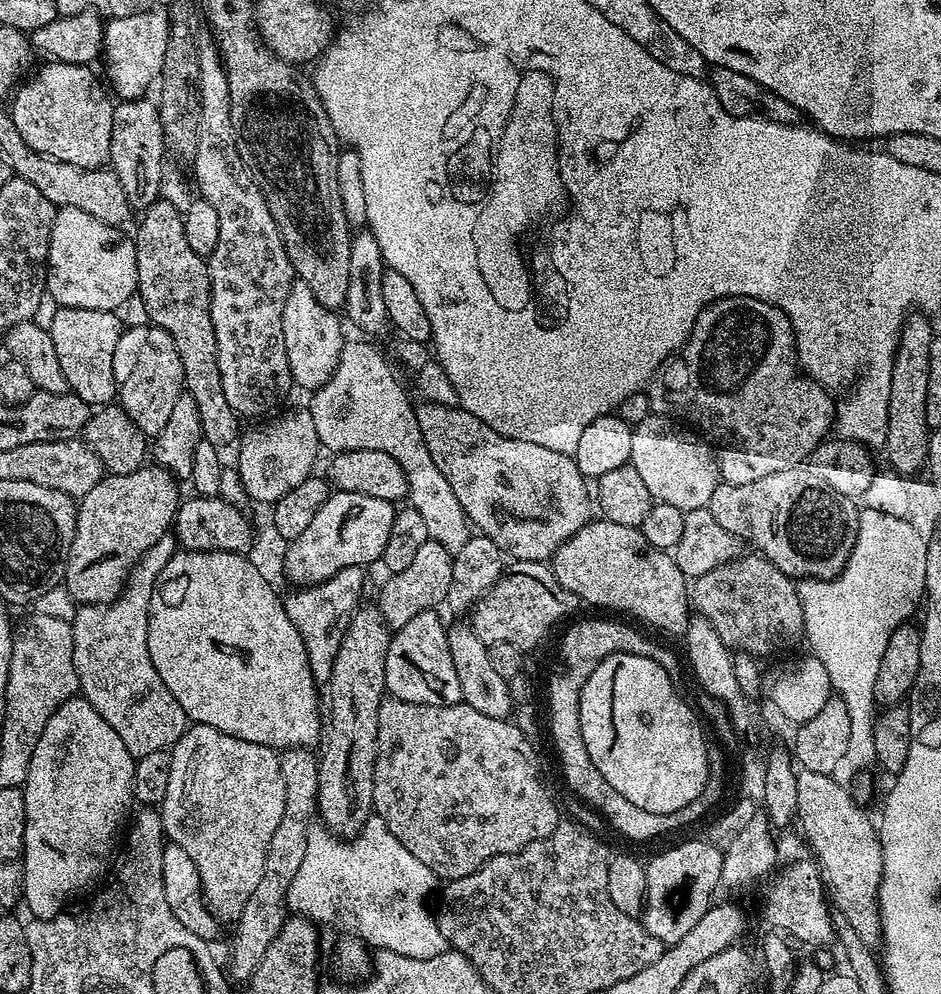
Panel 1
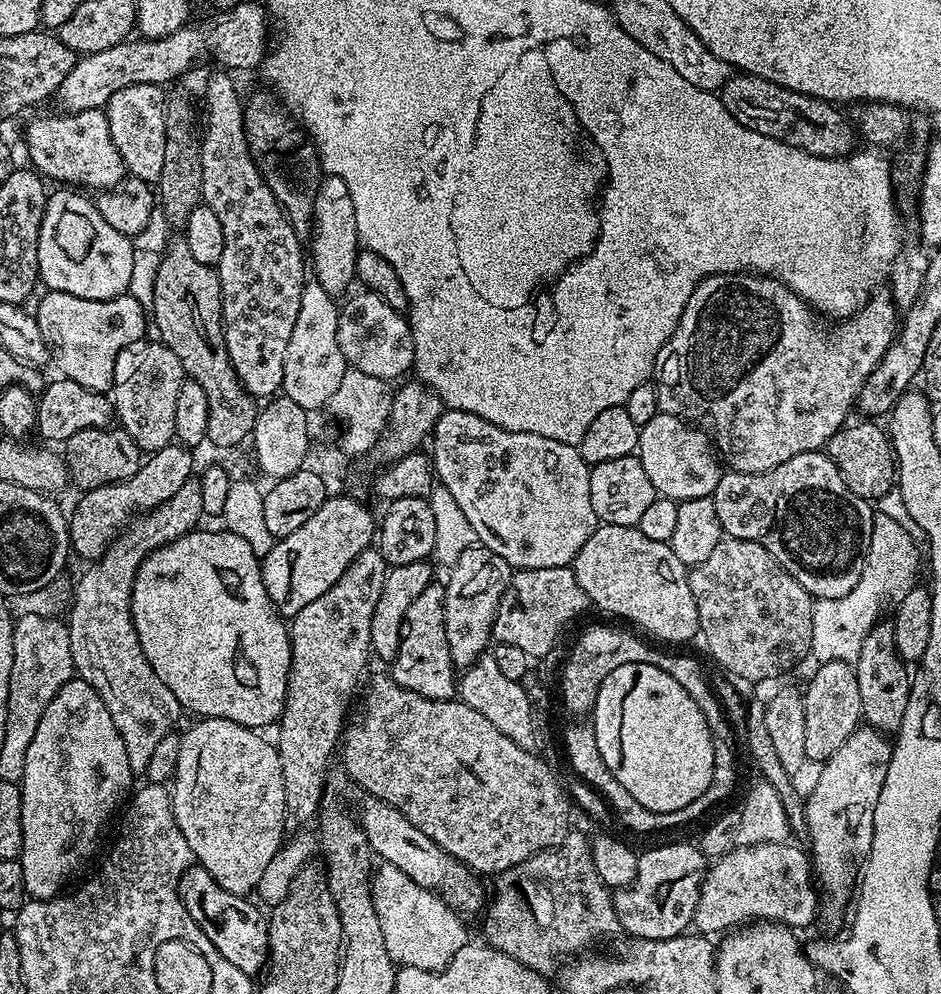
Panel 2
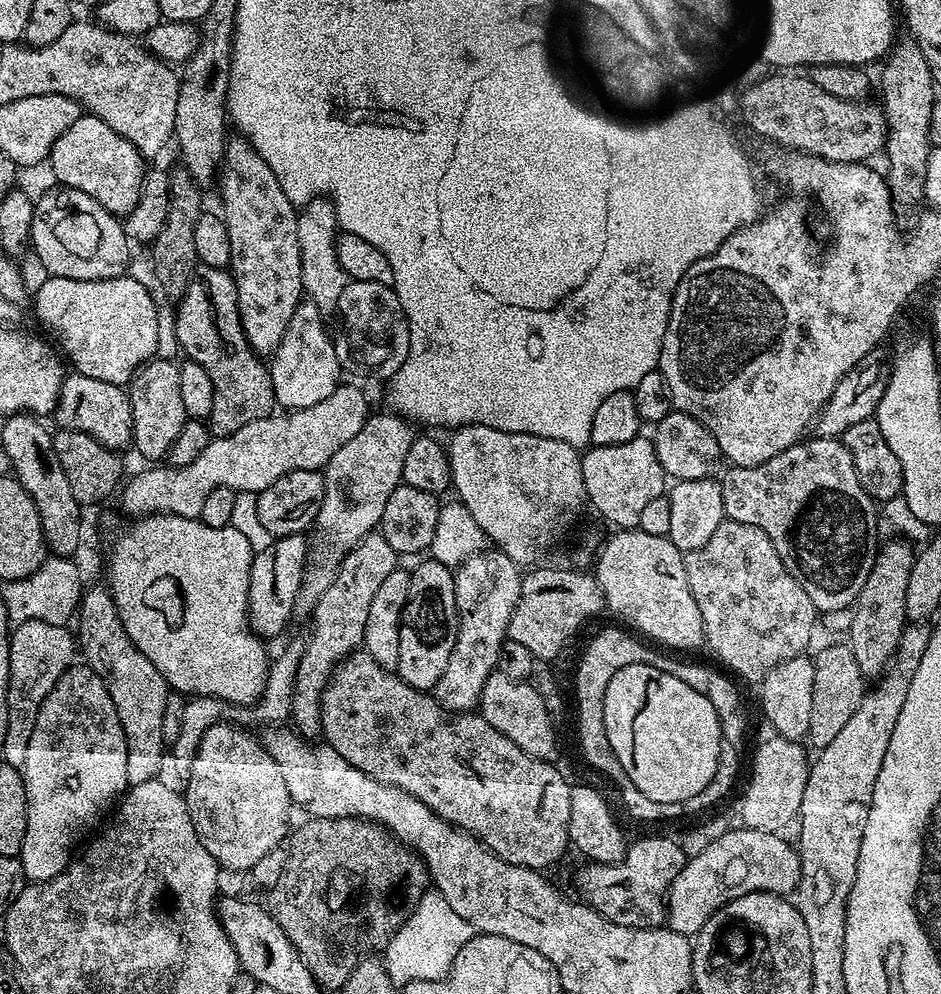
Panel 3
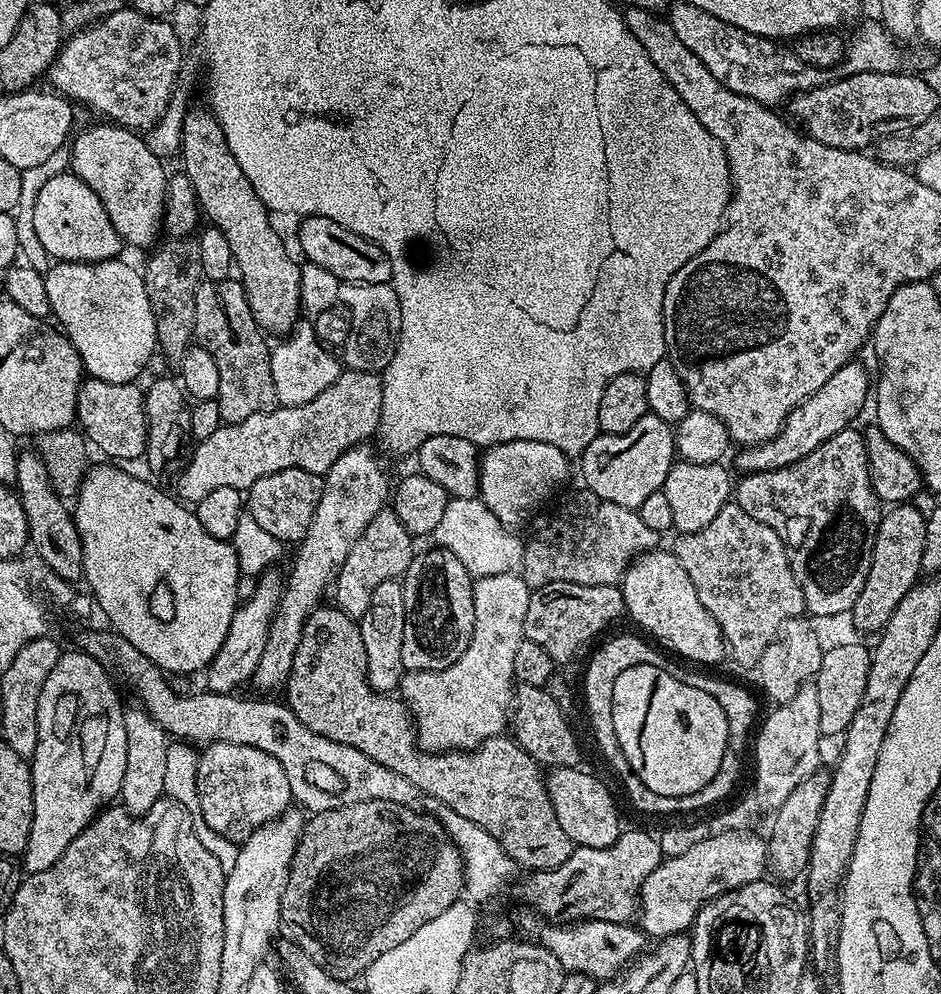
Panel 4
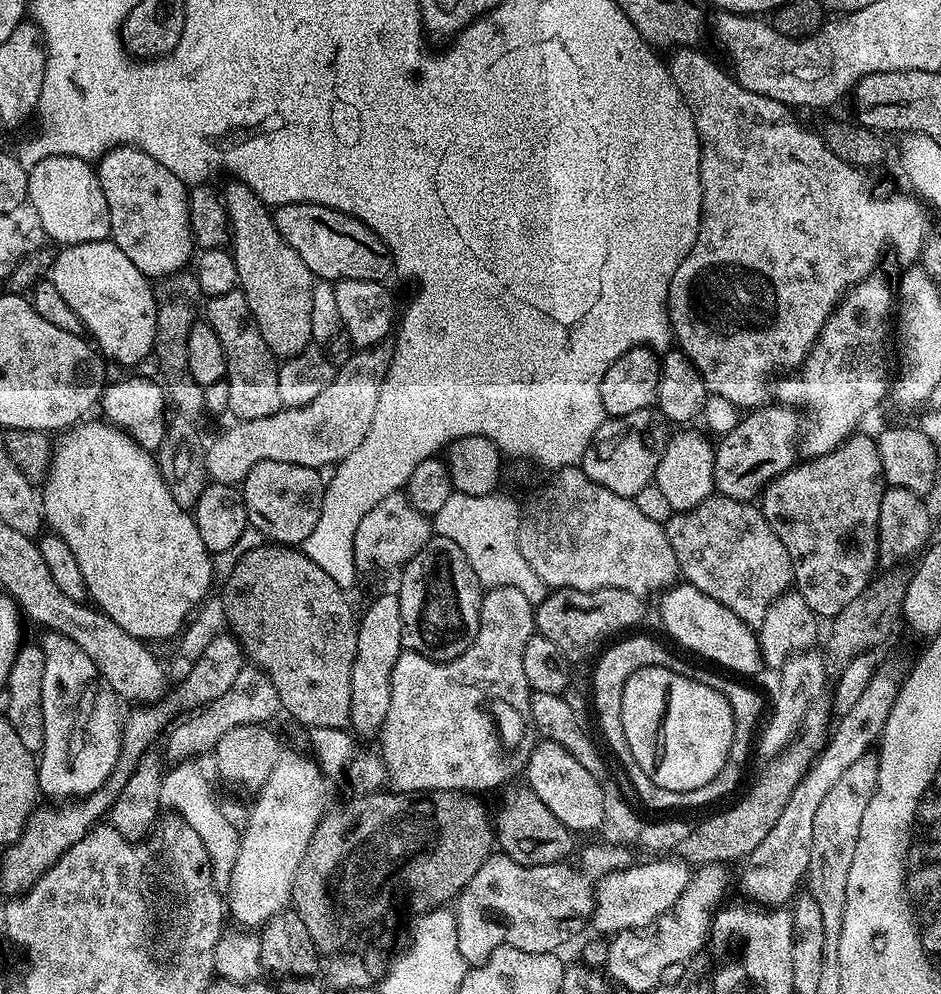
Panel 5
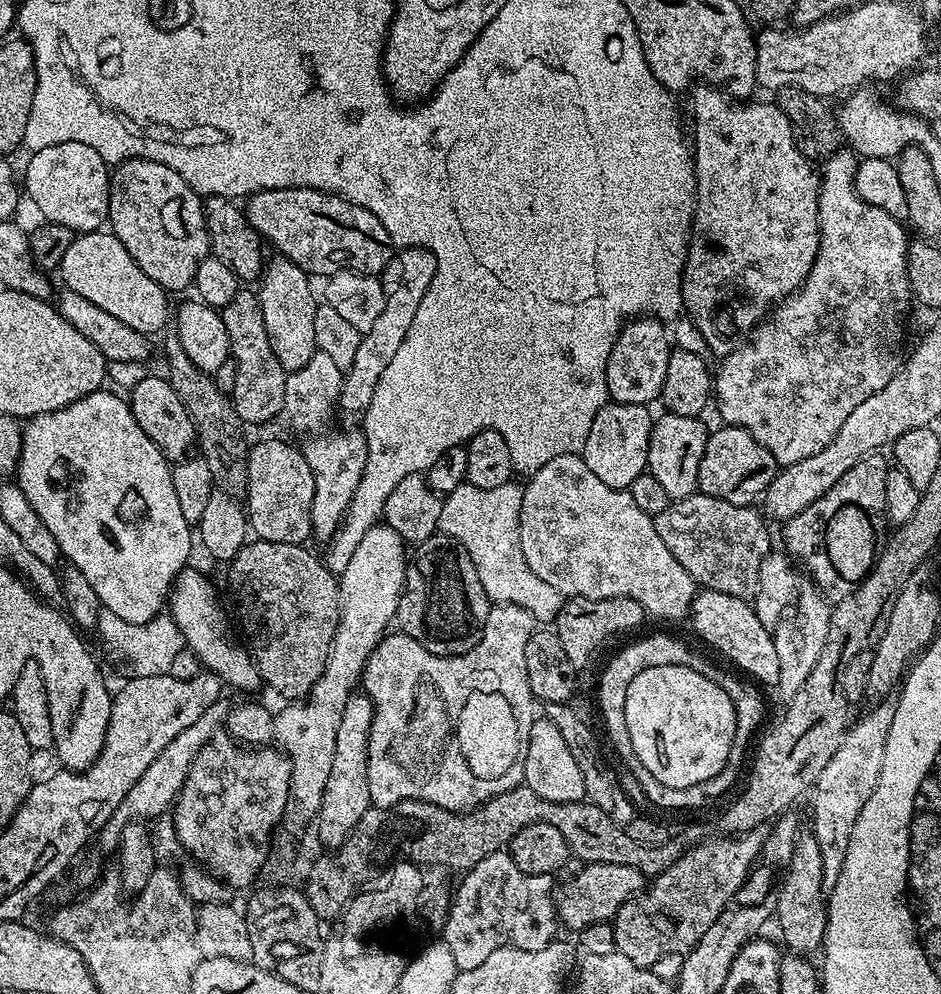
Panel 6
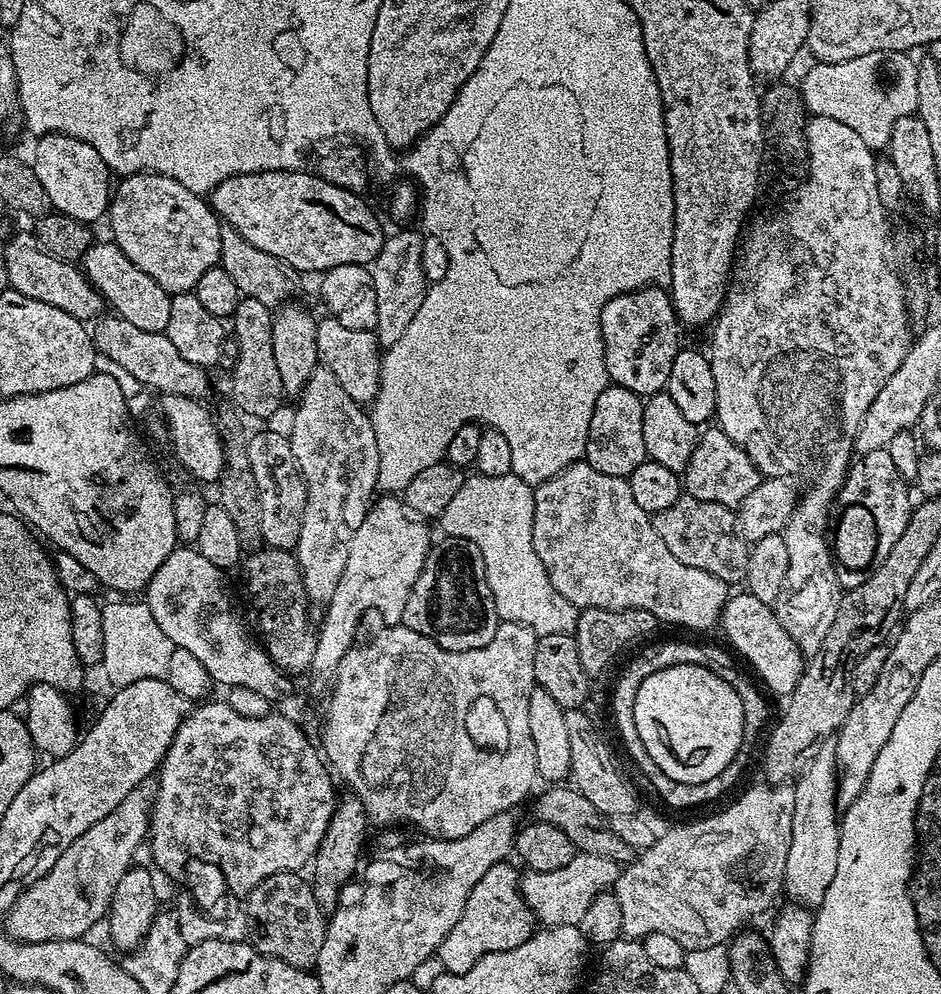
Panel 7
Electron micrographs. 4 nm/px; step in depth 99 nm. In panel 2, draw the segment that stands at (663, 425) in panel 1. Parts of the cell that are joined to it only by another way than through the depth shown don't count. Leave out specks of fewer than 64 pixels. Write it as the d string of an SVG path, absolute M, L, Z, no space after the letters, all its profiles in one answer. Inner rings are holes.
M662 411L657 412L654 418L650 418L650 422L641 427L638 455L642 462L642 470L646 470L657 494L677 502L711 496L722 475L722 460L715 447L710 446L709 441L688 421Z

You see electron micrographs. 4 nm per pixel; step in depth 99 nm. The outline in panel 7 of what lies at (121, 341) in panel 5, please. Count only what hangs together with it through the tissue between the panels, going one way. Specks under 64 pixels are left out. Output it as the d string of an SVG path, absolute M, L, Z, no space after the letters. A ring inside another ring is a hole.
M96 242L86 250L82 259L84 275L98 289L105 305L115 315L142 330L167 333L172 296L166 290L162 290L162 286L158 286L158 282L154 282L150 274L138 270L138 266L134 266L134 262L130 262L130 258L122 254L119 246L114 242L107 243Z

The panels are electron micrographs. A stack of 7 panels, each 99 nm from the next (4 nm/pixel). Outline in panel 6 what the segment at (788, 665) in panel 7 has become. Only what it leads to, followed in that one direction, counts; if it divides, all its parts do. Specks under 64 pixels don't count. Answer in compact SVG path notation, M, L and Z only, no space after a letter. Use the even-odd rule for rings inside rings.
M707 590L697 591L692 599L691 620L693 630L710 647L717 648L729 660L729 665L737 664L732 666L739 669L745 677L753 681L761 680L762 683L772 686L779 685L778 650L774 650L772 632L762 622L758 622L755 607L745 597Z

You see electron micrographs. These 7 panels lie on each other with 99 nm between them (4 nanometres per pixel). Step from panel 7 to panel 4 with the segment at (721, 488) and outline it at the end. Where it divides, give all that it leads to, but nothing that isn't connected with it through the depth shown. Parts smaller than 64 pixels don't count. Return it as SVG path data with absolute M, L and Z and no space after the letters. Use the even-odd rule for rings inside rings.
M849 362L841 366L821 388L814 390L810 398L803 400L786 418L782 430L774 438L761 444L750 444L739 449L740 457L736 464L741 473L769 472L790 466L810 450L818 450L826 438L834 438L844 428L853 423L852 419L864 408L864 403L870 400L870 380L868 372L857 362Z

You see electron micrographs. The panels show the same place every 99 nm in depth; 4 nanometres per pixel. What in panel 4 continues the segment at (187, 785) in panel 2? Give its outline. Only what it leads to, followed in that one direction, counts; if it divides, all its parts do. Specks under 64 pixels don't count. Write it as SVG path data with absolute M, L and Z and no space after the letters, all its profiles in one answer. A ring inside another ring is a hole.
M234 742L207 745L199 753L197 792L202 822L233 842L243 842L263 824L276 820L289 811L293 803L286 770L266 750L242 746Z

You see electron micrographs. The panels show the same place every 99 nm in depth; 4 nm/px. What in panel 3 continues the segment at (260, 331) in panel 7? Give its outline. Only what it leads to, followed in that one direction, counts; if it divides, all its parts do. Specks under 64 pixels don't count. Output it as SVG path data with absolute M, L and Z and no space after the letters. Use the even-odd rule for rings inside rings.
M197 267L189 278L176 312L176 340L187 359L206 370L214 384L214 410L207 418L213 437L229 436L249 422L273 415L277 407L267 363L246 342L238 314L238 294L231 271Z

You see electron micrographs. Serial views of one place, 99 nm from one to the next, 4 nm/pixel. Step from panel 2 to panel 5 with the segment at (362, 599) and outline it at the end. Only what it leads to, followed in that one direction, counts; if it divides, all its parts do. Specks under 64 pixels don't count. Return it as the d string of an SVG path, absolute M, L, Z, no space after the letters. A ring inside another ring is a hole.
M403 491L390 494L390 498L382 498L366 518L358 524L354 536L354 558L357 569L361 573L372 572L375 568L396 568L408 563L414 554L418 554L427 546L434 535L434 524L408 501Z

